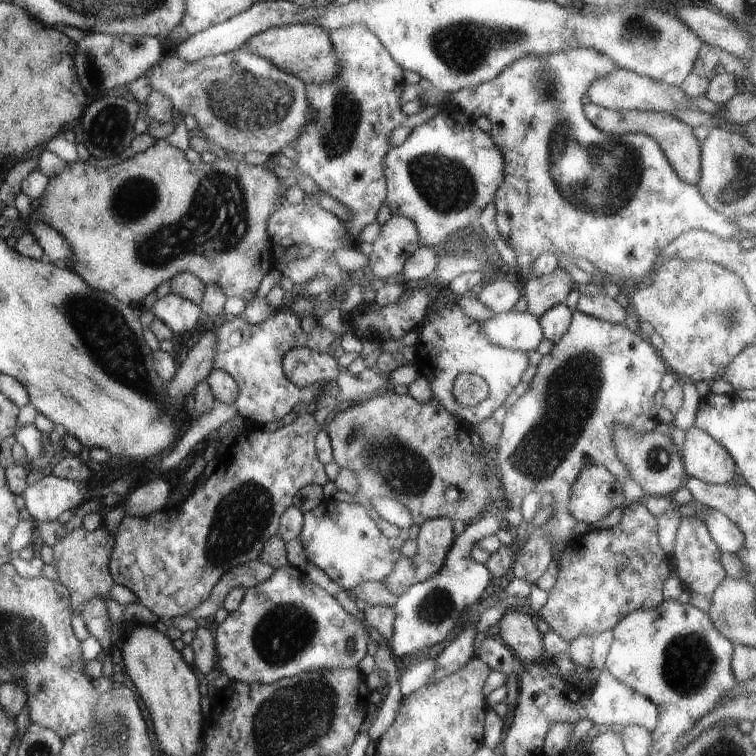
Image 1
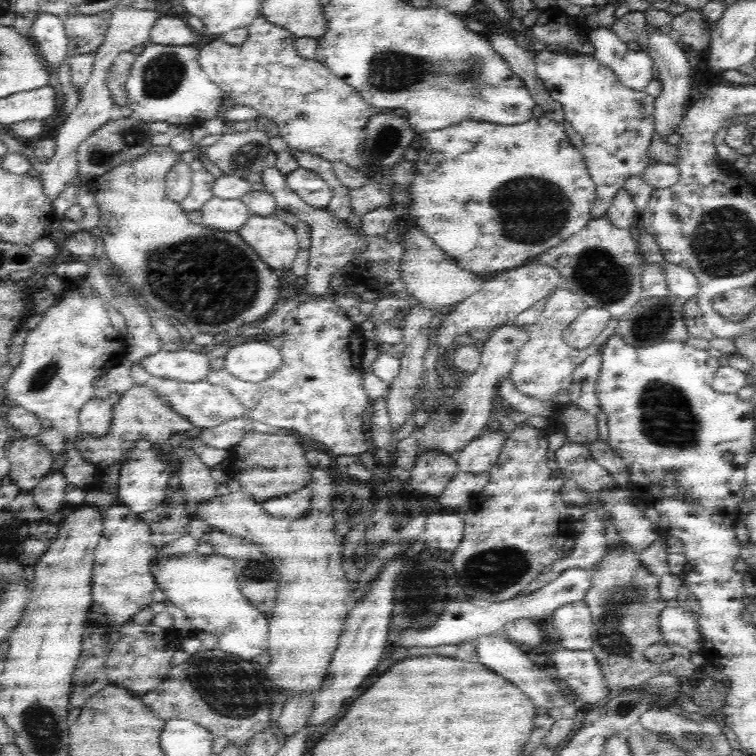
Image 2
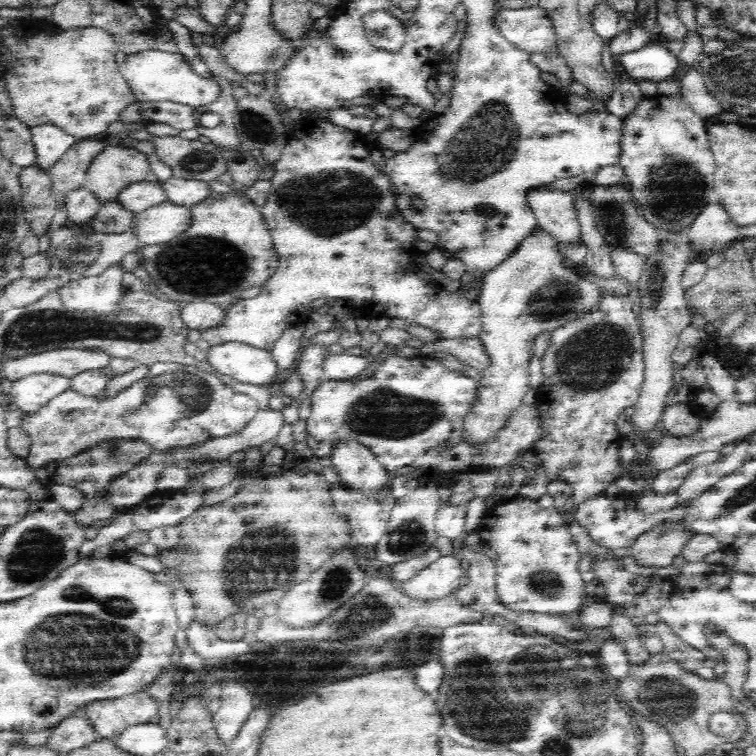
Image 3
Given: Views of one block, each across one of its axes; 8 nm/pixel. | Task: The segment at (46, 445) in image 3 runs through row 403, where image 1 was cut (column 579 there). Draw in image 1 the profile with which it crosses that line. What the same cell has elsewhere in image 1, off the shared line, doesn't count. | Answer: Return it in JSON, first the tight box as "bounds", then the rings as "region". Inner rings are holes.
{"bounds":[449,46,743,281],"region":[[[565,46],[559,52],[537,56],[537,58],[531,56],[531,54],[529,56],[521,56],[517,60],[513,60],[507,68],[500,70],[491,80],[477,84],[473,88],[461,88],[461,90],[453,92],[450,96],[449,102],[455,105],[465,116],[470,117],[472,120],[479,118],[479,116],[485,116],[489,120],[489,124],[491,124],[491,128],[488,131],[489,136],[499,149],[499,152],[501,152],[505,164],[503,166],[503,182],[497,188],[497,192],[495,192],[493,198],[493,204],[495,205],[495,226],[497,232],[499,232],[499,236],[513,250],[517,264],[525,272],[531,267],[539,254],[543,254],[543,252],[551,252],[552,254],[563,252],[563,254],[569,254],[569,256],[575,259],[584,259],[587,262],[591,262],[595,268],[598,268],[602,274],[607,274],[611,280],[618,281],[623,278],[635,278],[638,281],[643,281],[646,275],[653,270],[653,260],[655,260],[661,248],[665,244],[669,244],[673,238],[677,238],[681,232],[691,229],[701,229],[719,238],[735,241],[735,235],[739,235],[739,232],[743,231],[743,228],[739,228],[729,218],[715,212],[715,210],[711,210],[703,202],[696,184],[687,184],[677,178],[677,174],[673,172],[673,167],[669,166],[669,162],[665,160],[661,148],[653,142],[652,138],[639,133],[605,134],[597,130],[583,116],[582,110],[584,104],[581,102],[581,98],[585,95],[587,86],[595,78],[599,78],[603,74],[609,74],[613,70],[617,70],[617,66],[607,56],[603,56],[603,54],[599,54],[599,52],[595,52],[591,48],[571,48],[571,46]]]}

